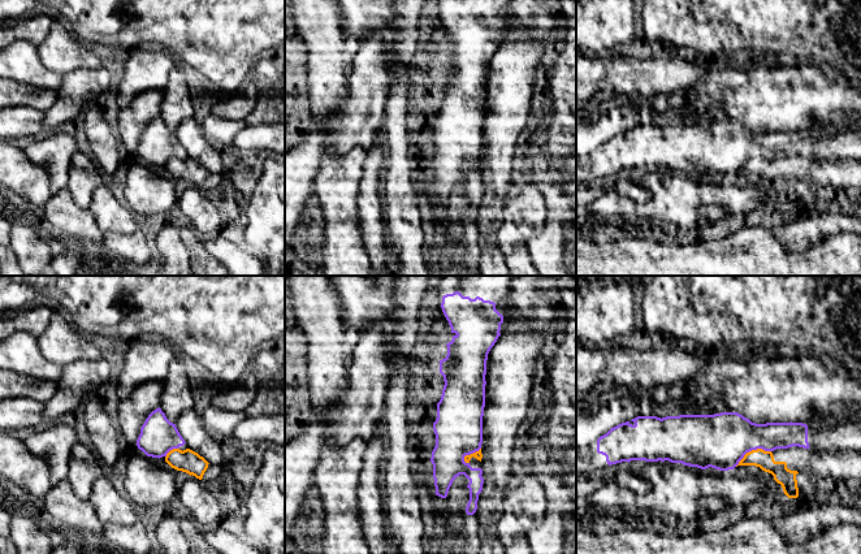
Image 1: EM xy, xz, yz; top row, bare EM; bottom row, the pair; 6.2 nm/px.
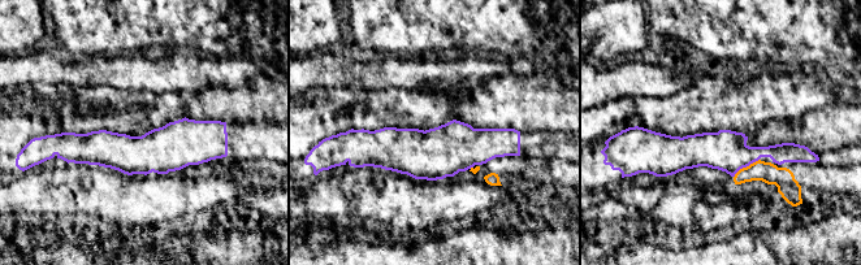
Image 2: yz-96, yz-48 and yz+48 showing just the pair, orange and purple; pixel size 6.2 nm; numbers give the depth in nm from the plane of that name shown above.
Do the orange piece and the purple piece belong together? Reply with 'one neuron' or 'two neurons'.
two neurons

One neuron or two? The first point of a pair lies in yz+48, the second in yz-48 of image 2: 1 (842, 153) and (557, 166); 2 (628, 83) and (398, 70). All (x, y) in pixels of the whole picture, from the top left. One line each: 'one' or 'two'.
1: two
2: one

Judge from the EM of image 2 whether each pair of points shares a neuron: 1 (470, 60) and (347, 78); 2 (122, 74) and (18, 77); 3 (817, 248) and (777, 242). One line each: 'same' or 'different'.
1: same
2: same
3: different

